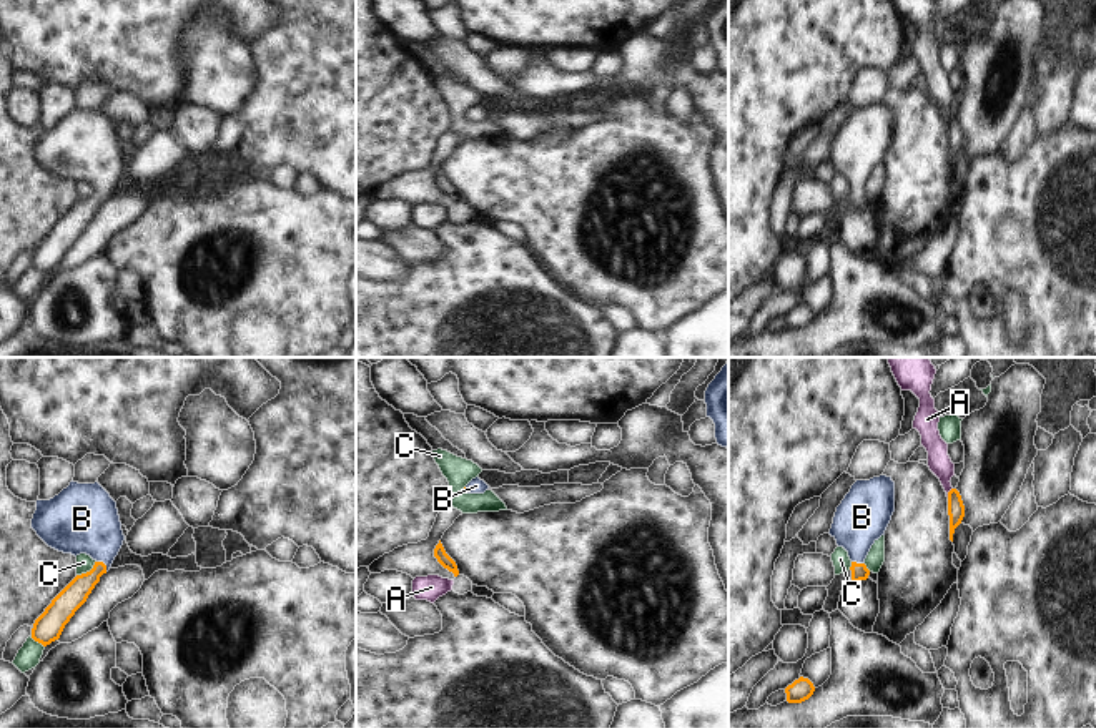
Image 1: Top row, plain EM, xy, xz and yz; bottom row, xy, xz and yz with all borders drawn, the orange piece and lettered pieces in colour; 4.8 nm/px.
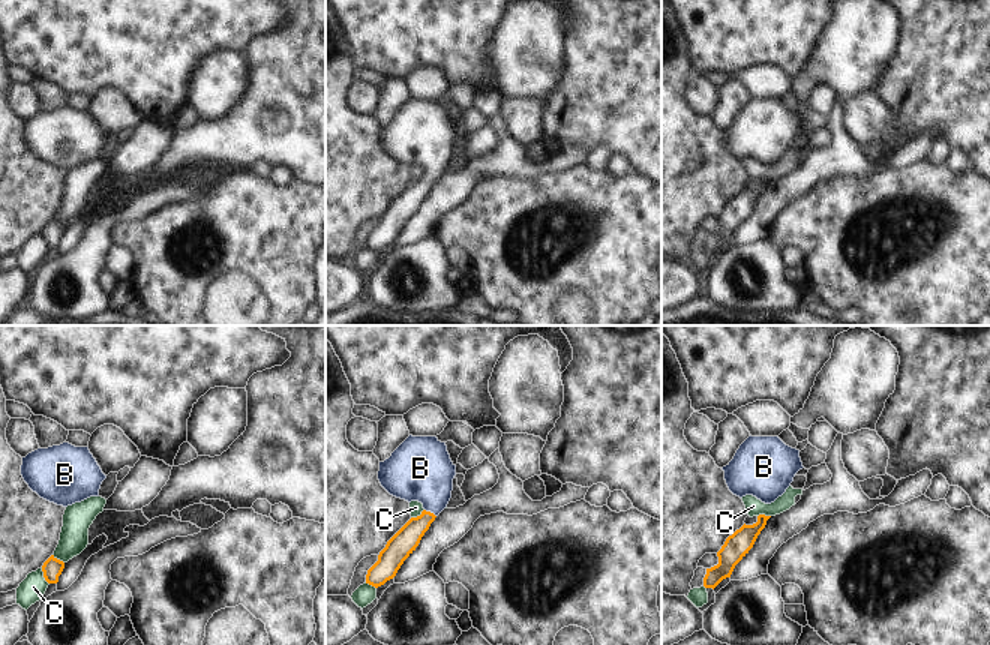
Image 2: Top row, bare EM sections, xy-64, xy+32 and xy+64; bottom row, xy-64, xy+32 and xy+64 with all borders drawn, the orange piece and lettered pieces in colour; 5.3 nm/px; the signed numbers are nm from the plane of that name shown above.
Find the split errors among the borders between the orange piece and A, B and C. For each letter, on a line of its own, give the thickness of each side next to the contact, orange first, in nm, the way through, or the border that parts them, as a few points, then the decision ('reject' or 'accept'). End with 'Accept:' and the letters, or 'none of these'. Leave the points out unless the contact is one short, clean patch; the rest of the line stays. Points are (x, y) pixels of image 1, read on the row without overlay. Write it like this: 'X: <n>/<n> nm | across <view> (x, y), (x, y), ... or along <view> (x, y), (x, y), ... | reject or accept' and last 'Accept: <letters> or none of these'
A: 80/110 nm | along yz (952, 115), (947, 123) | reject
B: 120/340 nm | across xy (74, 223), (103, 191), (102, 167), (82, 147) | accept
C: 120/80 nm | reject
Accept: B

